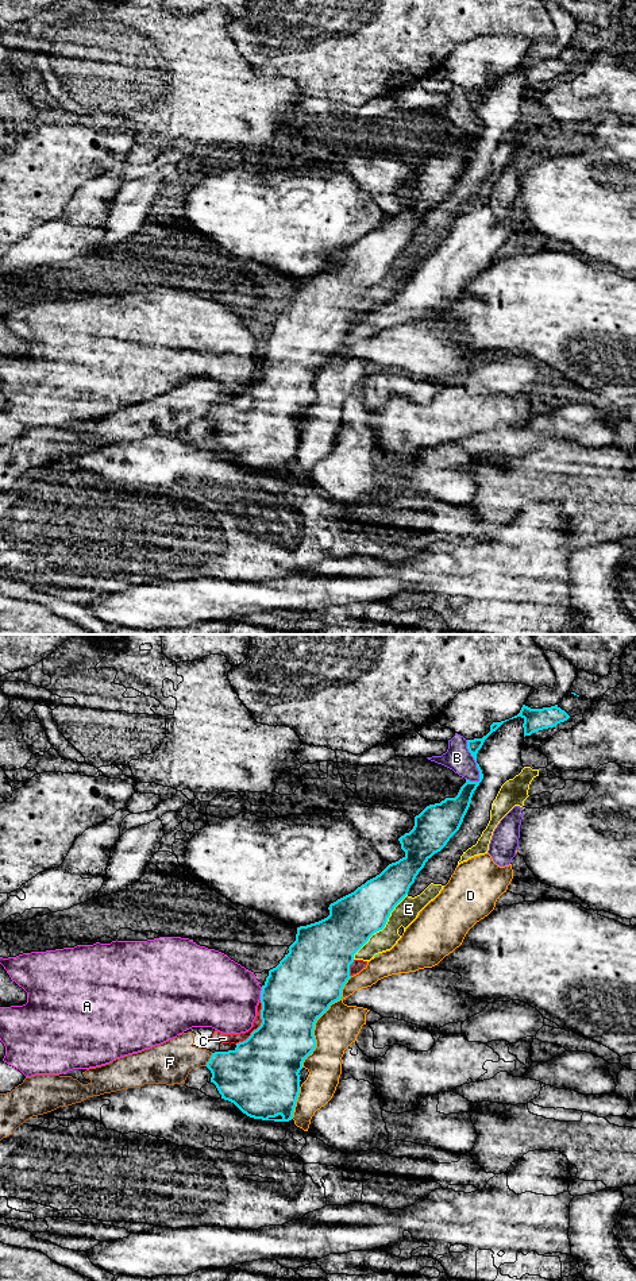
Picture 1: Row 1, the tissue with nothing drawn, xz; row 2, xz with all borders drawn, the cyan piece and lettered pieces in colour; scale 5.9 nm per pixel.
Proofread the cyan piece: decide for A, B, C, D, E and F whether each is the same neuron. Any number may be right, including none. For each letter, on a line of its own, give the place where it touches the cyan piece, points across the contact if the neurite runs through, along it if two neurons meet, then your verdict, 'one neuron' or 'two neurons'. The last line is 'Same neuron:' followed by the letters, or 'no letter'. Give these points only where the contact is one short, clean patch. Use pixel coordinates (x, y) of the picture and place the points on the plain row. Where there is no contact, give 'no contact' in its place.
A: xz (261, 346) | two neurons
B: xz (475, 114) | along xz (466, 92), (466, 100), (478, 123), (478, 134) | two neurons
C: xz (261, 377) | two neurons
D: xz (316, 371) | two neurons
E: xz (382, 280) | two neurons
F: xz (209, 412) | along xz (212, 405), (204, 417) | two neurons
Same neuron: no letter

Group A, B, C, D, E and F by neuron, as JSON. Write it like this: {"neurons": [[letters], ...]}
{"neurons": [["A"], ["B"], ["C", "E", "F"], ["D"]]}

